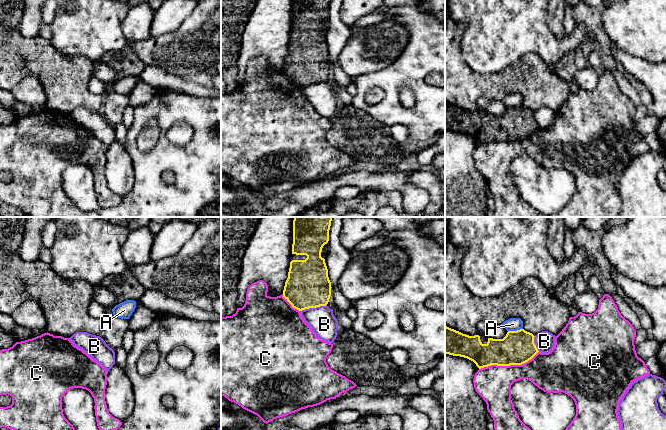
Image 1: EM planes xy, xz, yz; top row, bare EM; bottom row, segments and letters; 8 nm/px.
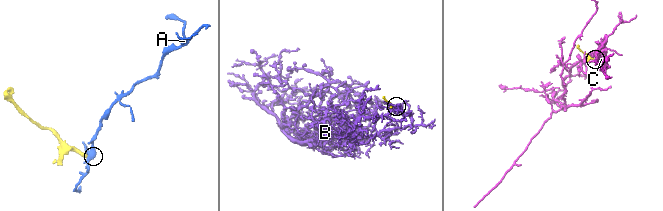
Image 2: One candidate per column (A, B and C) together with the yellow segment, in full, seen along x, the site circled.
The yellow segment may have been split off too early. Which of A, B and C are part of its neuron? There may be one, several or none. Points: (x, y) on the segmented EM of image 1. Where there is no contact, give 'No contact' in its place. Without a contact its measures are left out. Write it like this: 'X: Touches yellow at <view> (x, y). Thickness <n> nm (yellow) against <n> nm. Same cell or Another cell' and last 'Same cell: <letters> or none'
A: Touches yellow at yz (515, 331). Thickness 280 nm (yellow) against 110 nm. Another cell
B: Touches yellow at xz (313, 307). Thickness 360 nm (yellow) against 220 nm. Another cell
C: Touches yellow at yz (508, 365). Thickness 280 nm (yellow) against 280 nm. Another cell
Same cell: none

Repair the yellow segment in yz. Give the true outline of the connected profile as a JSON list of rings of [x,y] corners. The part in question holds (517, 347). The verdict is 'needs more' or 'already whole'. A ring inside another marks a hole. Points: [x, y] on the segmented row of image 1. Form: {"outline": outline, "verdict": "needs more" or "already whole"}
{"outline": [[[445,325],[445,354],[467,358],[479,369],[491,365],[522,365],[539,352],[534,337],[524,329],[508,331],[503,339],[469,336]]], "verdict": "needs more"}

